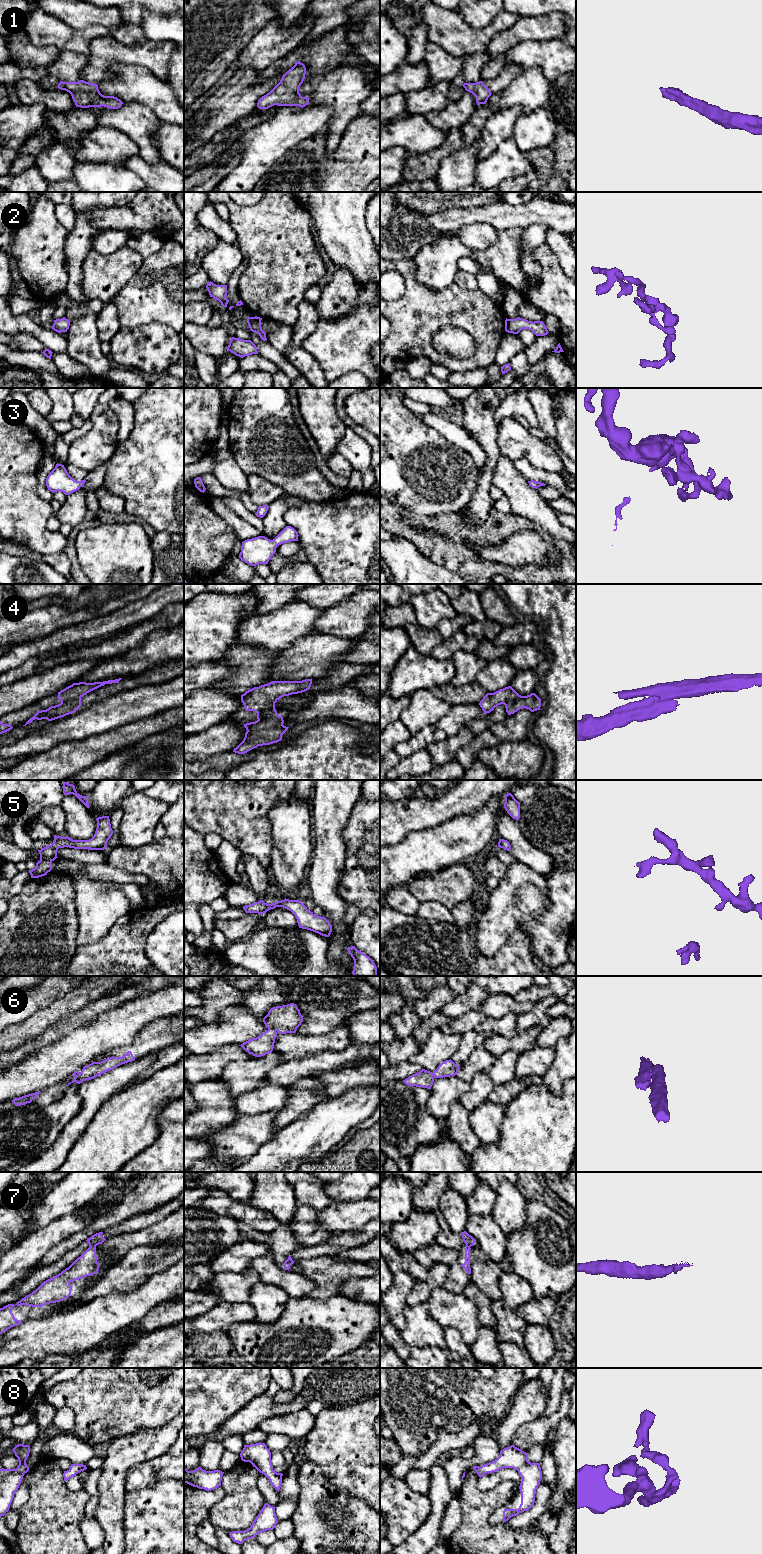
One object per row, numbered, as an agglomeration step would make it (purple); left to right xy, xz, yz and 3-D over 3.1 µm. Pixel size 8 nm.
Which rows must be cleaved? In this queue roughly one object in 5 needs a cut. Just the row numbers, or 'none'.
4, 7

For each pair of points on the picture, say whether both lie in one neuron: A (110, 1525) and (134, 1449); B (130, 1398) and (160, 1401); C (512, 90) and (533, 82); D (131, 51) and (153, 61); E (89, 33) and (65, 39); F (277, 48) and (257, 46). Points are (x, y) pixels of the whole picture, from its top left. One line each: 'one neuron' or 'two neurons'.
A: one neuron
B: one neuron
C: one neuron
D: one neuron
E: one neuron
F: one neuron

